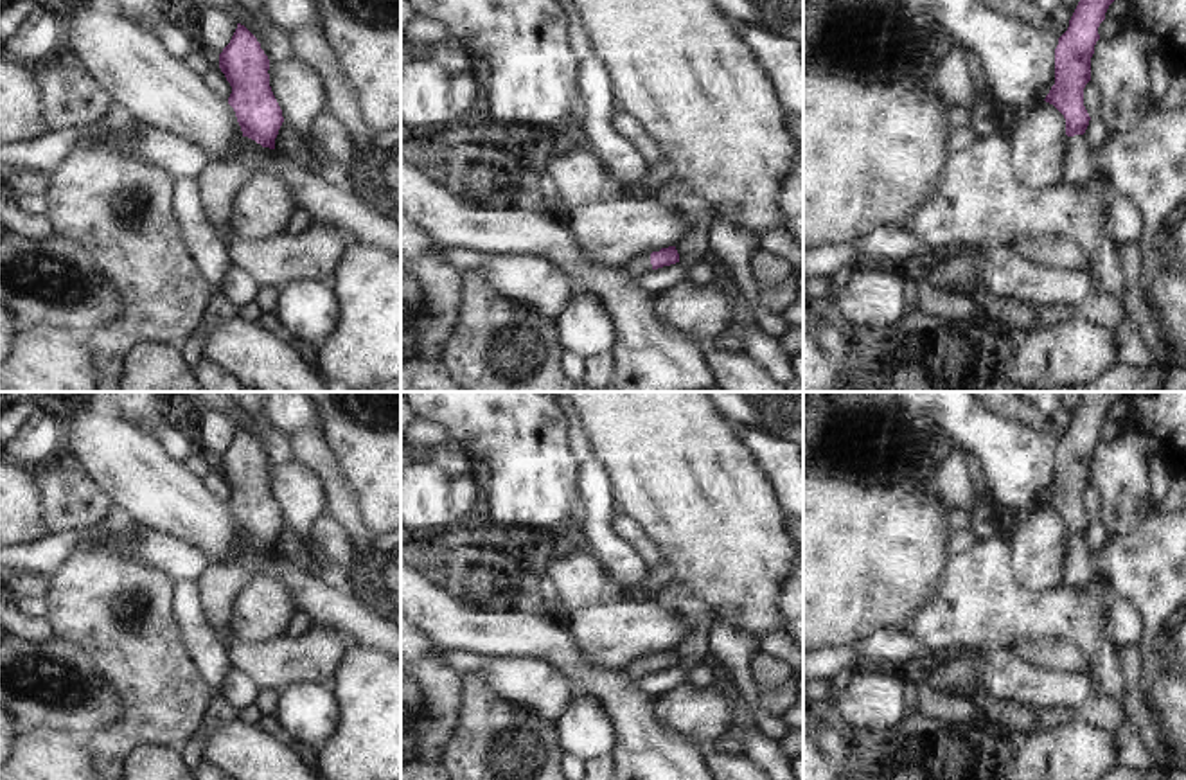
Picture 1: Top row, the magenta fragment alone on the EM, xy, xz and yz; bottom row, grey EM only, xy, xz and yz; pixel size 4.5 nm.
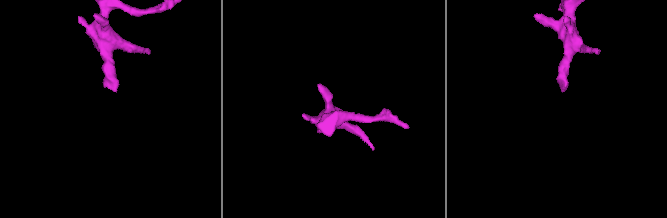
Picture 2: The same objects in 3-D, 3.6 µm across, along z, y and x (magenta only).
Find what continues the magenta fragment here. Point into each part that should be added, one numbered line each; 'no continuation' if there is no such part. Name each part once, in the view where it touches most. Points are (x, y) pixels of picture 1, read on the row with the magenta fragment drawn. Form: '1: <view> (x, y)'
1: xy (220, 180)

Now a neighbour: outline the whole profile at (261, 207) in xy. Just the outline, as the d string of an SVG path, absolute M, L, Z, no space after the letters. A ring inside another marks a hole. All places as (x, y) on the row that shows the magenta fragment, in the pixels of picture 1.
M270 171L255 173L235 192L230 210L230 232L259 243L282 235L296 210L289 187Z

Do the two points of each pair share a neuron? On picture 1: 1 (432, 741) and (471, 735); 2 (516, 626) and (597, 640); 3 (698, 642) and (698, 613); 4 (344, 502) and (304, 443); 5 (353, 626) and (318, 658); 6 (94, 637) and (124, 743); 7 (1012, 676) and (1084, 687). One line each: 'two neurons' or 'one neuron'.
1: two neurons
2: two neurons
3: one neuron
4: one neuron
5: two neurons
6: one neuron
7: one neuron

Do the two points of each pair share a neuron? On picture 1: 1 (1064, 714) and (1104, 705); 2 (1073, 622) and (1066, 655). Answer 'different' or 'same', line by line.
1: same
2: different

